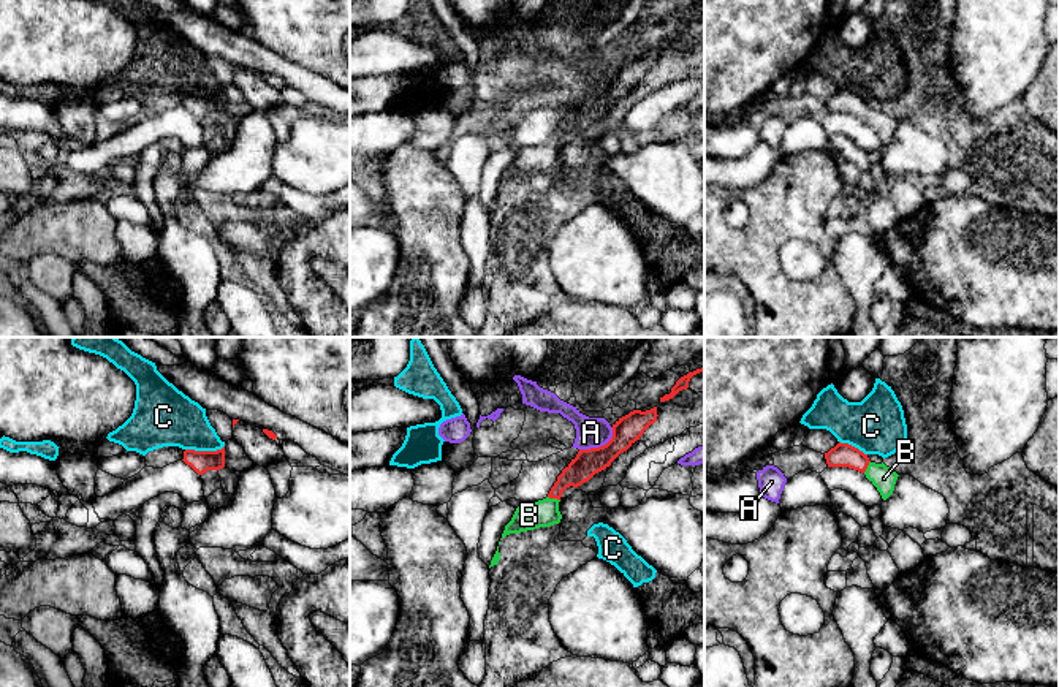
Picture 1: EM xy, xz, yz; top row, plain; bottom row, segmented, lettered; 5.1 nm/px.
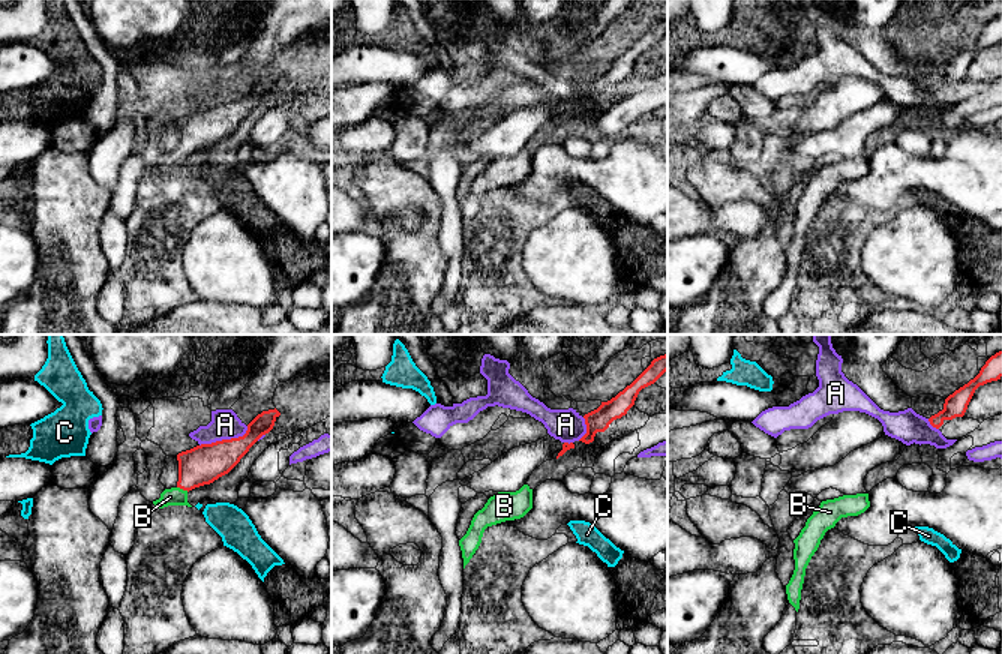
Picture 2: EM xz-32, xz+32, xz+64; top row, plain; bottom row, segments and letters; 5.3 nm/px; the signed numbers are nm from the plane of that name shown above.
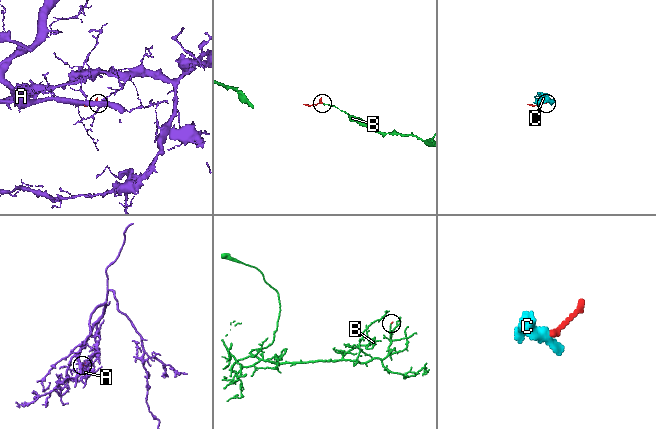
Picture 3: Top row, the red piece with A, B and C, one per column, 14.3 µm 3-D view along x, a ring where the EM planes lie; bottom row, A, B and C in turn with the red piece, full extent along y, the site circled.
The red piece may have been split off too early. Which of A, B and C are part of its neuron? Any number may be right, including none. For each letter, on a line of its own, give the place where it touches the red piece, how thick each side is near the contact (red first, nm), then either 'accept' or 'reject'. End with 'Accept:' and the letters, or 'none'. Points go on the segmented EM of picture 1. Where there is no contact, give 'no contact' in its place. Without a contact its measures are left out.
A: contact xz (600, 447); calibres 140 and 160 nm; reject
B: contact xz (554, 497); calibres 140 and 140 nm; accept
C: contact xy (204, 451); calibres 110 and 280 nm; reject
Accept: B

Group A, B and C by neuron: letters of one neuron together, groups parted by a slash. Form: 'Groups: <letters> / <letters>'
Groups: A / B / C

